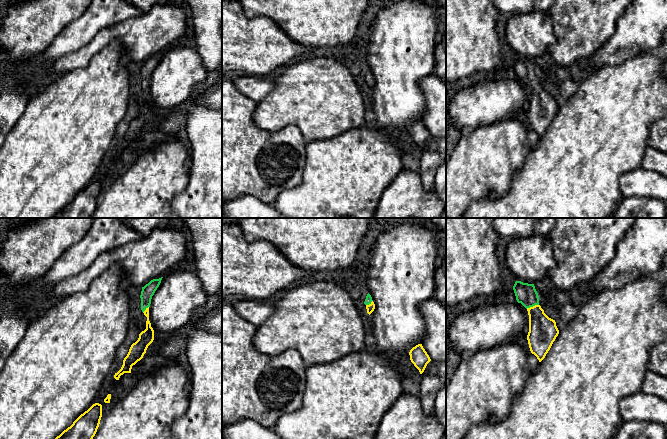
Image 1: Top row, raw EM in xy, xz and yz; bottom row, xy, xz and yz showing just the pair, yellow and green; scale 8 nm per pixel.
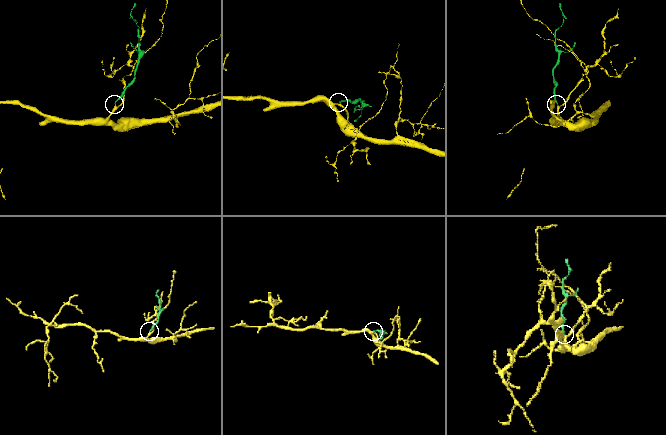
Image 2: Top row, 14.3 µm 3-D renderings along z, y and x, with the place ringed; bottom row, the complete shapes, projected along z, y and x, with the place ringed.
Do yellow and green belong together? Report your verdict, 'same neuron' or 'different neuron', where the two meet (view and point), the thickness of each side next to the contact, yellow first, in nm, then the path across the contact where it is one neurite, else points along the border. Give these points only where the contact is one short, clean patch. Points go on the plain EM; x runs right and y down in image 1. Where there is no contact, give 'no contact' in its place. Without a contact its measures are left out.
same neuron; meets yellow in yz at (532, 83); 220 nm thick on the yellow side, 170 nm on the other; runs through yz (543, 107), (532, 83), (526, 70)

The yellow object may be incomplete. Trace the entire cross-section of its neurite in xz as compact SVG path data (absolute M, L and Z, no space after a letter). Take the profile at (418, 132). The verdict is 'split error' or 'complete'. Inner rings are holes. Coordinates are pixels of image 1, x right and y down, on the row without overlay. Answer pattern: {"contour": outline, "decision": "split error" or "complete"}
{"contour": "M418 120L413 123L410 126L409 131L411 138L419 146L420 150L422 150L427 140L431 137L429 131L423 124L422 120Z", "decision": "complete"}

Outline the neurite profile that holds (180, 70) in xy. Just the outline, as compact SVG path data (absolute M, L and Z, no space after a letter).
M174 44L163 52L151 75L149 97L154 107L170 109L184 106L192 98L196 88L207 78L207 70L196 48Z

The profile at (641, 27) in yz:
M633 0L617 19L614 34L592 57L582 59L578 63L569 66L559 66L549 61L546 70L538 70L539 81L543 86L548 82L559 85L565 80L573 80L579 83L590 72L599 70L603 66L621 65L627 59L659 47L663 43L666 30L667 0Z

